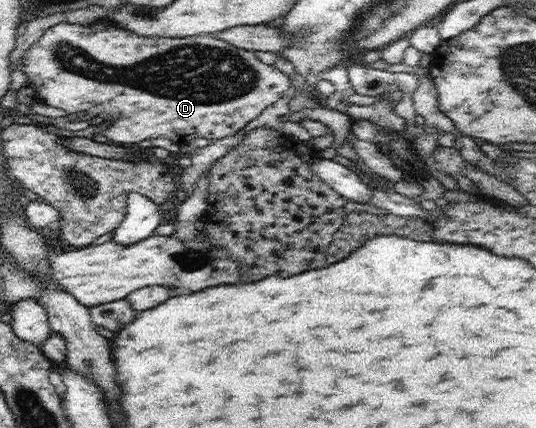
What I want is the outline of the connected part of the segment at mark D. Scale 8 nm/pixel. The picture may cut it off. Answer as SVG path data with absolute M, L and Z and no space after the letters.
M107 19L98 20L88 25L74 25L62 22L50 26L37 43L33 42L31 47L26 49L21 63L23 64L21 70L27 75L27 84L35 85L37 101L41 101L45 105L51 105L51 107L59 107L59 109L63 109L67 113L69 113L69 107L71 107L71 113L89 111L89 109L99 107L99 105L103 105L103 109L109 109L109 112L115 109L115 111L119 111L119 119L117 119L117 123L113 123L112 140L119 145L135 147L144 146L149 139L155 137L166 137L175 143L187 143L192 139L197 139L197 137L206 137L214 141L233 135L243 129L249 121L257 119L261 115L261 111L268 105L275 103L281 97L281 93L287 91L292 84L292 81L274 65L263 63L255 55L255 51L235 47L230 43L217 39L214 35L201 34L187 38L139 37L139 35L135 35L131 31L123 31L123 29L116 28L113 24L109 24Z

